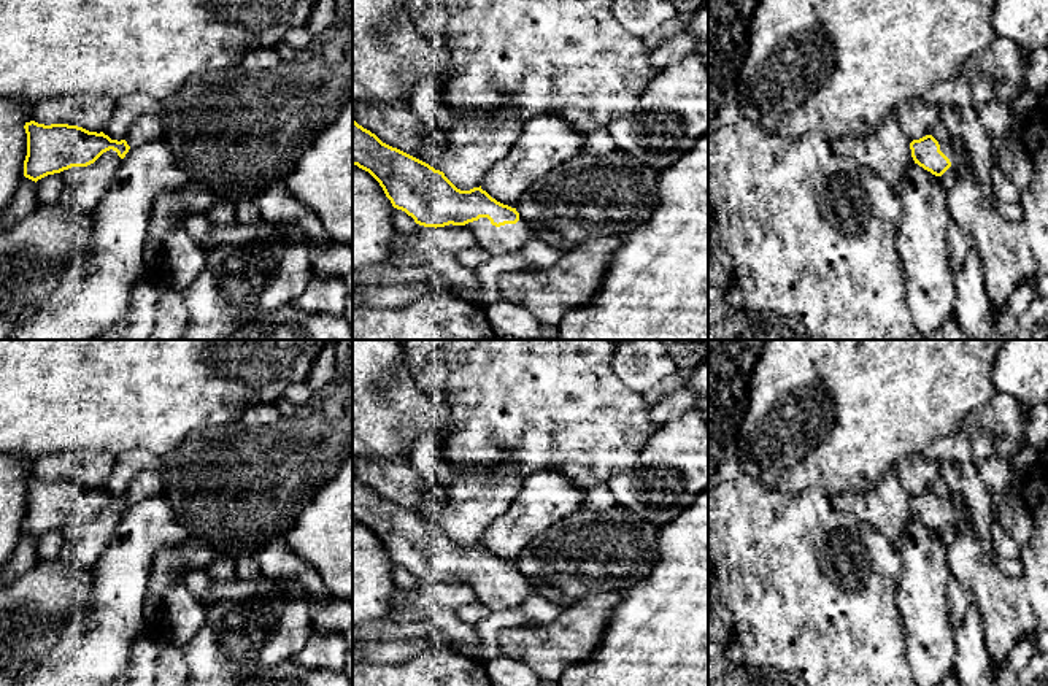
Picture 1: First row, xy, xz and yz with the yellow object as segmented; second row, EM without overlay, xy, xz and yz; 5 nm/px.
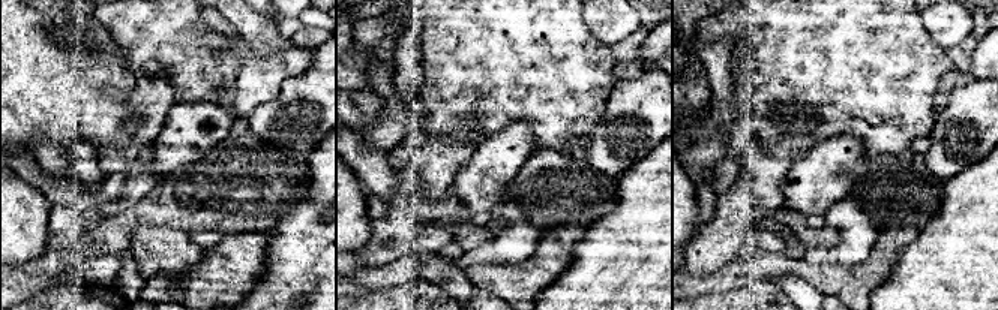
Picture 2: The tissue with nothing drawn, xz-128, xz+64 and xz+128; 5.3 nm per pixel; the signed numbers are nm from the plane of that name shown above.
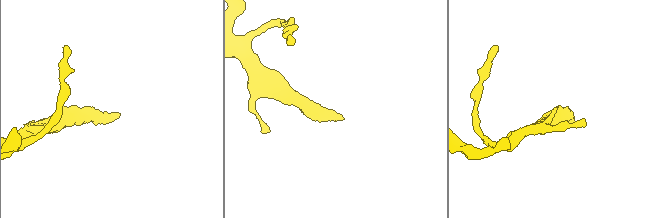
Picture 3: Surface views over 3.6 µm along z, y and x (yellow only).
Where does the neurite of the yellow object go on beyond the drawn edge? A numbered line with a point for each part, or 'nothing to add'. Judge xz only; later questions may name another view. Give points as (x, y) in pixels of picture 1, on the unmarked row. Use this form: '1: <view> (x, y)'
1: xz (494, 596)

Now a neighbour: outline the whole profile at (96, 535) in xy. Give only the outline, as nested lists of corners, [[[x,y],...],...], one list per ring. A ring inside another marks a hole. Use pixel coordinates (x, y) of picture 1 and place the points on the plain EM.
[[[110,505],[94,519],[84,522],[83,532],[76,543],[75,562],[92,570],[108,548],[121,518],[122,514],[118,511],[118,508]]]

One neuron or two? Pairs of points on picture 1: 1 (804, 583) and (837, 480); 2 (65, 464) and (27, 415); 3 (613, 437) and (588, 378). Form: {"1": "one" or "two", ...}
{"1": "two", "2": "two", "3": "one"}

